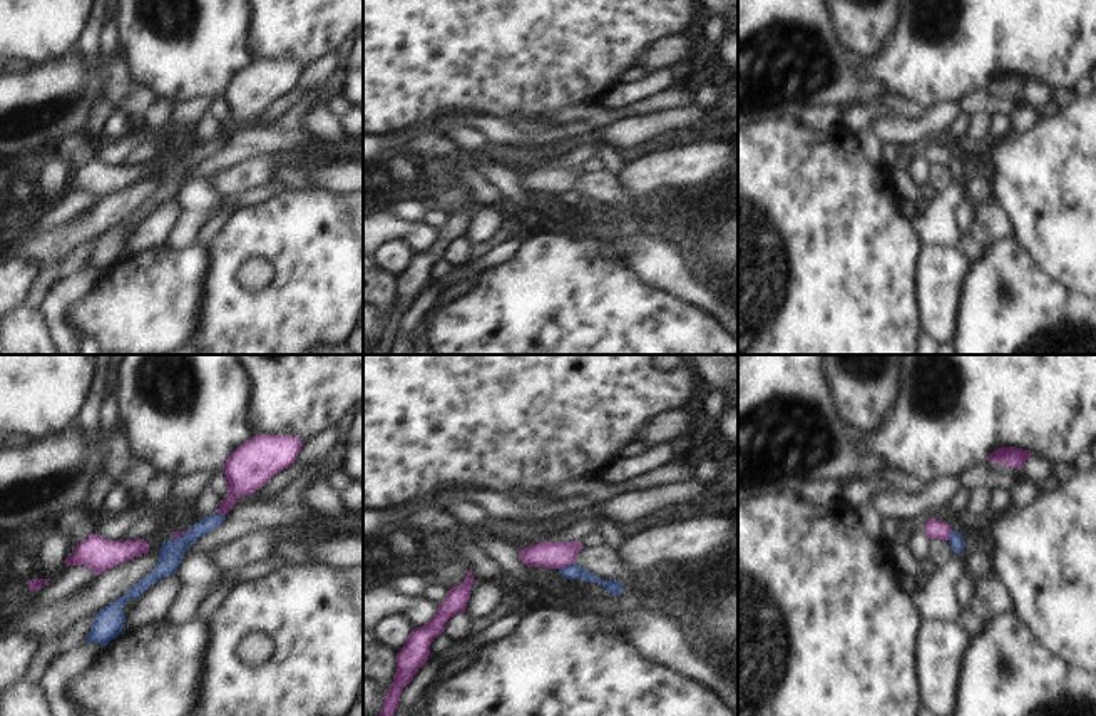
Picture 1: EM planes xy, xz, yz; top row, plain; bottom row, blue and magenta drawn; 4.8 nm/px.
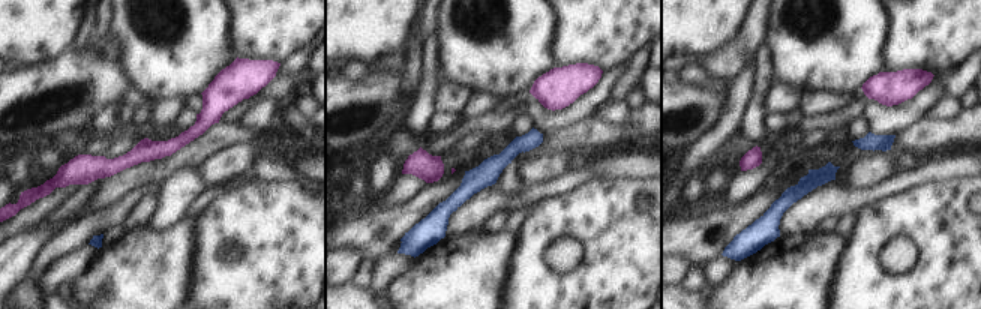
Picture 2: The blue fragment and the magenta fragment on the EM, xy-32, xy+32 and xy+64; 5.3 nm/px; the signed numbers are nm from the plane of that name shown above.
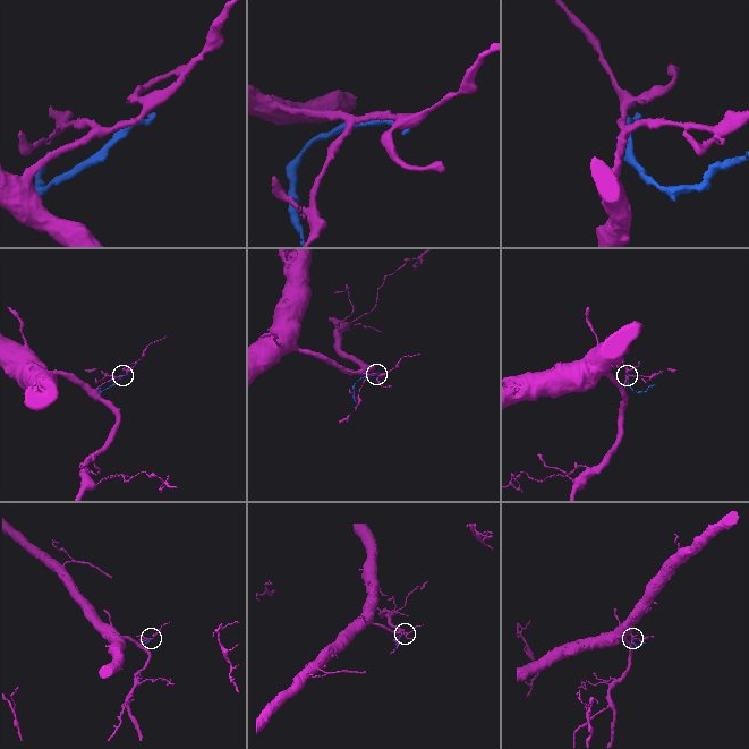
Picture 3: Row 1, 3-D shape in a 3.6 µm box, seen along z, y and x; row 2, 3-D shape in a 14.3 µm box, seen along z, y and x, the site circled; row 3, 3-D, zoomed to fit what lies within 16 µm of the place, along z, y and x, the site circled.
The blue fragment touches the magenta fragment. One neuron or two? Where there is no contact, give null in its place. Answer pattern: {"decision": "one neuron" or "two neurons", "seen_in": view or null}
{"decision": "two neurons", "seen_in": "xz"}

